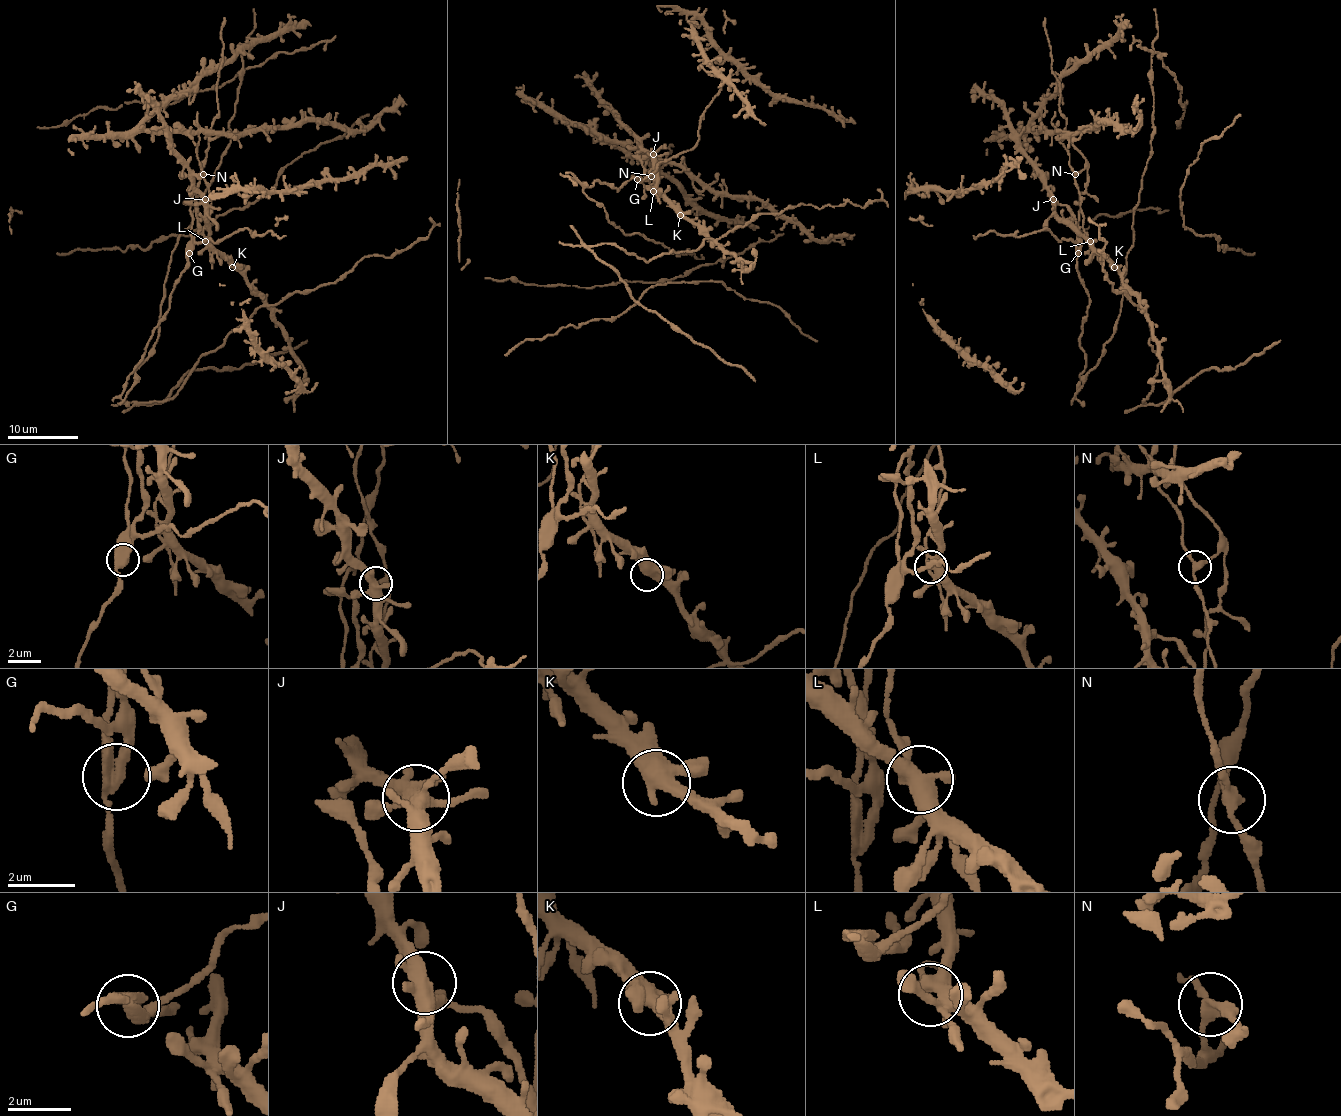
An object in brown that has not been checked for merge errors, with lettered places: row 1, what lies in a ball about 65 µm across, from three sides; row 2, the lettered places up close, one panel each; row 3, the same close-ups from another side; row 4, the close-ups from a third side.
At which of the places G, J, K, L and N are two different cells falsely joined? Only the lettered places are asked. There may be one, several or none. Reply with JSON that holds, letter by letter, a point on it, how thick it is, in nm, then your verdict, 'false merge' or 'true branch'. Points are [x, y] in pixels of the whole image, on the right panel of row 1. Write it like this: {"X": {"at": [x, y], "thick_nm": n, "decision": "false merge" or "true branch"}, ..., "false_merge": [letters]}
{"G": {"at": [1078, 253], "thick_nm": 400, "decision": "false merge"}, "J": {"at": [1053, 199], "thick_nm": 440, "decision": "true branch"}, "K": {"at": [1114, 267], "thick_nm": 420, "decision": "true branch"}, "L": {"at": [1090, 241], "thick_nm": 400, "decision": "false merge"}, "N": {"at": [1075, 174], "thick_nm": 260, "decision": "false merge"}, "false_merge": ["G", "L", "N"]}

